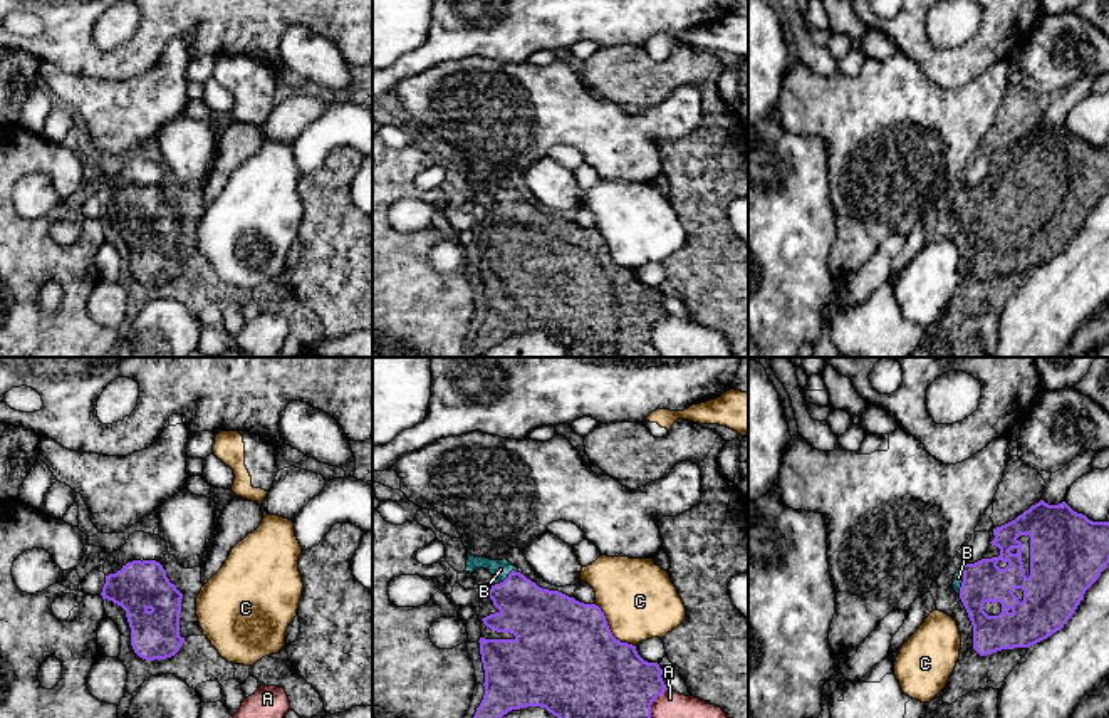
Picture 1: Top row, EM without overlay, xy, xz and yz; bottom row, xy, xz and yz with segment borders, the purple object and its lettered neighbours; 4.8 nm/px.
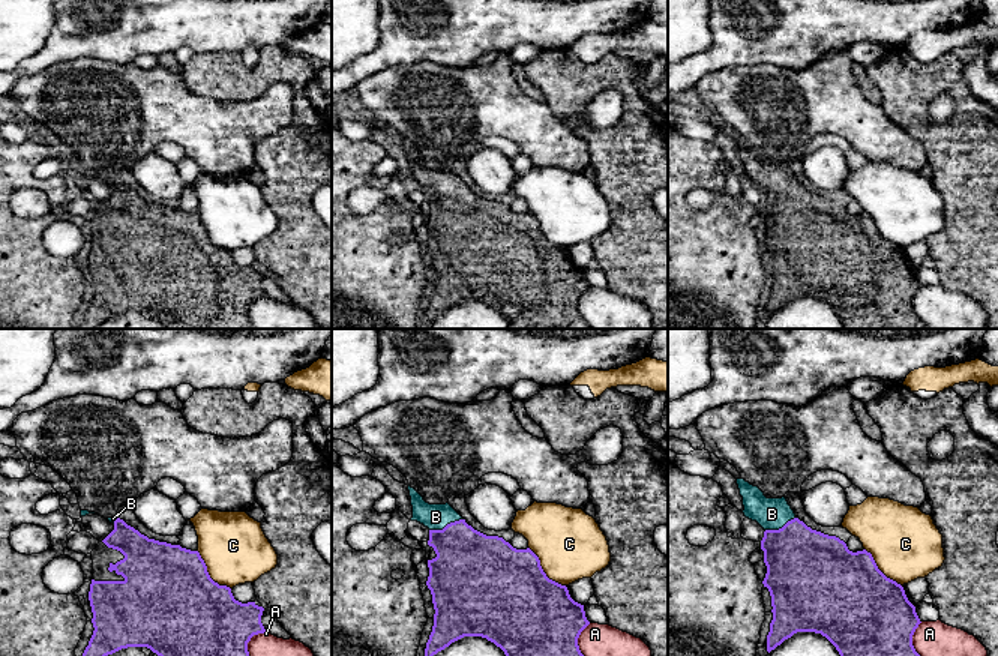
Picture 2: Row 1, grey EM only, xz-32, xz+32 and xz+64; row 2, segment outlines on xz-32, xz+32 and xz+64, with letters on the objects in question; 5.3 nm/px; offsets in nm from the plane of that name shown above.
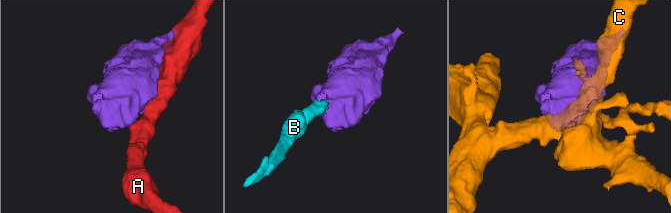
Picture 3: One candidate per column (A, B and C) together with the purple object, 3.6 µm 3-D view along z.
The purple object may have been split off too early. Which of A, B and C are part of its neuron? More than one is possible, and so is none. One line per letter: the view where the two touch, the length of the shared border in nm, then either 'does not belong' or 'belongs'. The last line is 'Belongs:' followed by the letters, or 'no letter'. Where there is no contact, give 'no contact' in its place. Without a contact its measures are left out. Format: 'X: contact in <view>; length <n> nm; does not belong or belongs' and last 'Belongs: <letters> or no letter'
A: contact in xz; length 220 nm; does not belong
B: contact in xz; length 130 nm; belongs
C: contact in xz; length 280 nm; does not belong
Belongs: B

